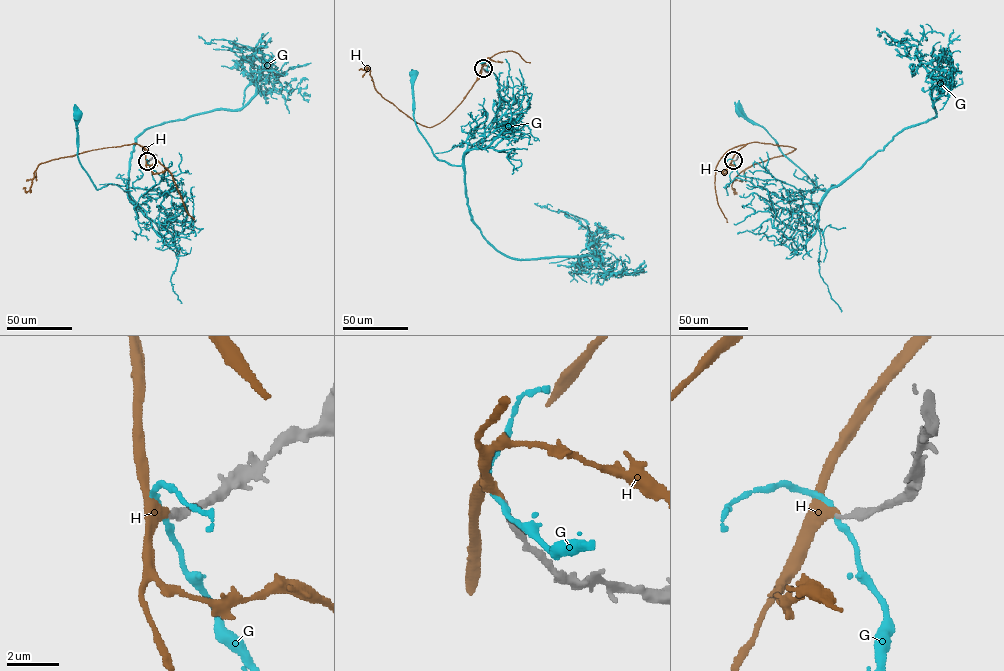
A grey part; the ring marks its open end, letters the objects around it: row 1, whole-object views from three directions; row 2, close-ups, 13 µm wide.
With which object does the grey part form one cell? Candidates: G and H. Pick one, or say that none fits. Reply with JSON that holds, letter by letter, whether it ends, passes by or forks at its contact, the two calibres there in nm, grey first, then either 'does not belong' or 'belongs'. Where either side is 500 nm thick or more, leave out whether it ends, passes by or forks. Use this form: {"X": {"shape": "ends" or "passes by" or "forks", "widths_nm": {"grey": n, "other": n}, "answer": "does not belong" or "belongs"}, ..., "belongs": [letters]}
{"G": {"shape": "passes by", "widths_nm": {"grey": 200, "other": 220}, "answer": "does not belong"}, "H": {"shape": "ends", "widths_nm": {"grey": 200, "other": 320}, "answer": "belongs"}, "belongs": ["H"]}

